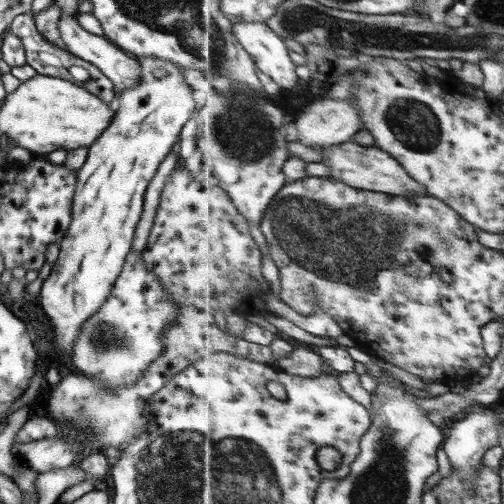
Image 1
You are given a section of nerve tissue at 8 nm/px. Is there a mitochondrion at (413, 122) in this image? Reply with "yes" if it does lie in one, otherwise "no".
yes

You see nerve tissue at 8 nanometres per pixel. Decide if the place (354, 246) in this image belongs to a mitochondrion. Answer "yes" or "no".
yes

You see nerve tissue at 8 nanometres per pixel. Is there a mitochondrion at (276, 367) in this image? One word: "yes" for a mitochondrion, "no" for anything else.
no

